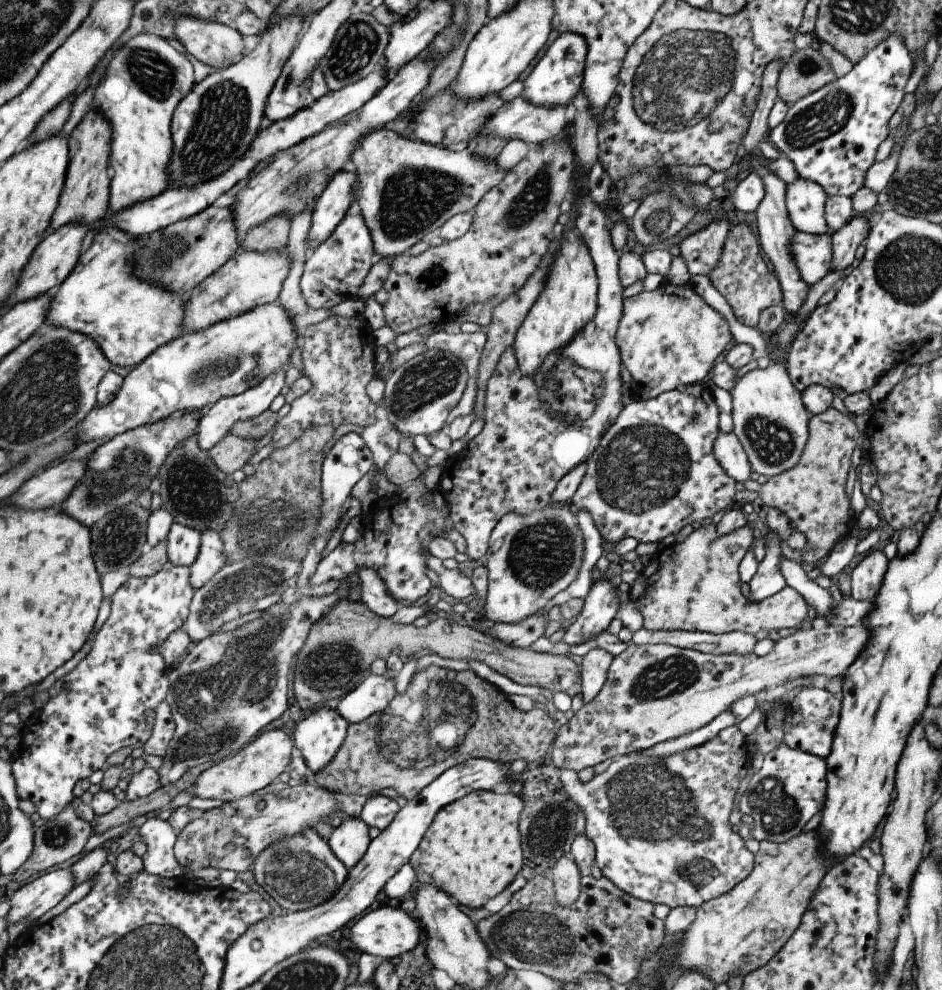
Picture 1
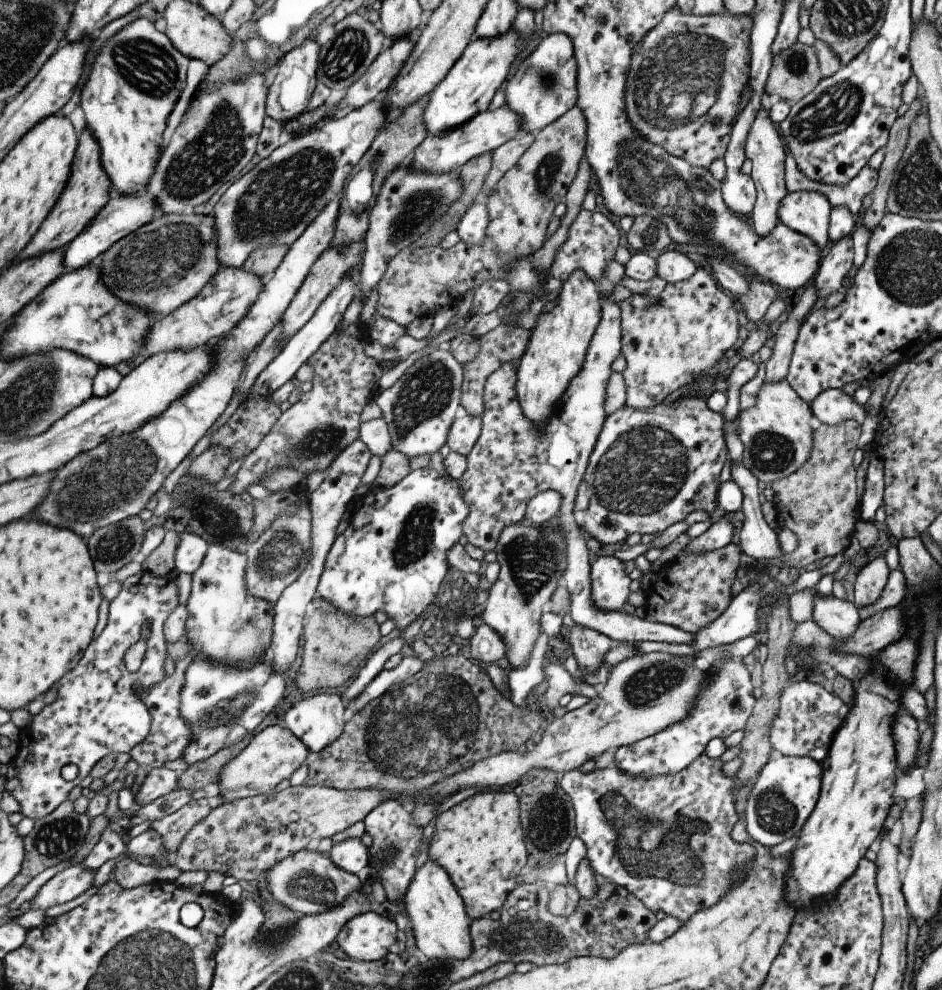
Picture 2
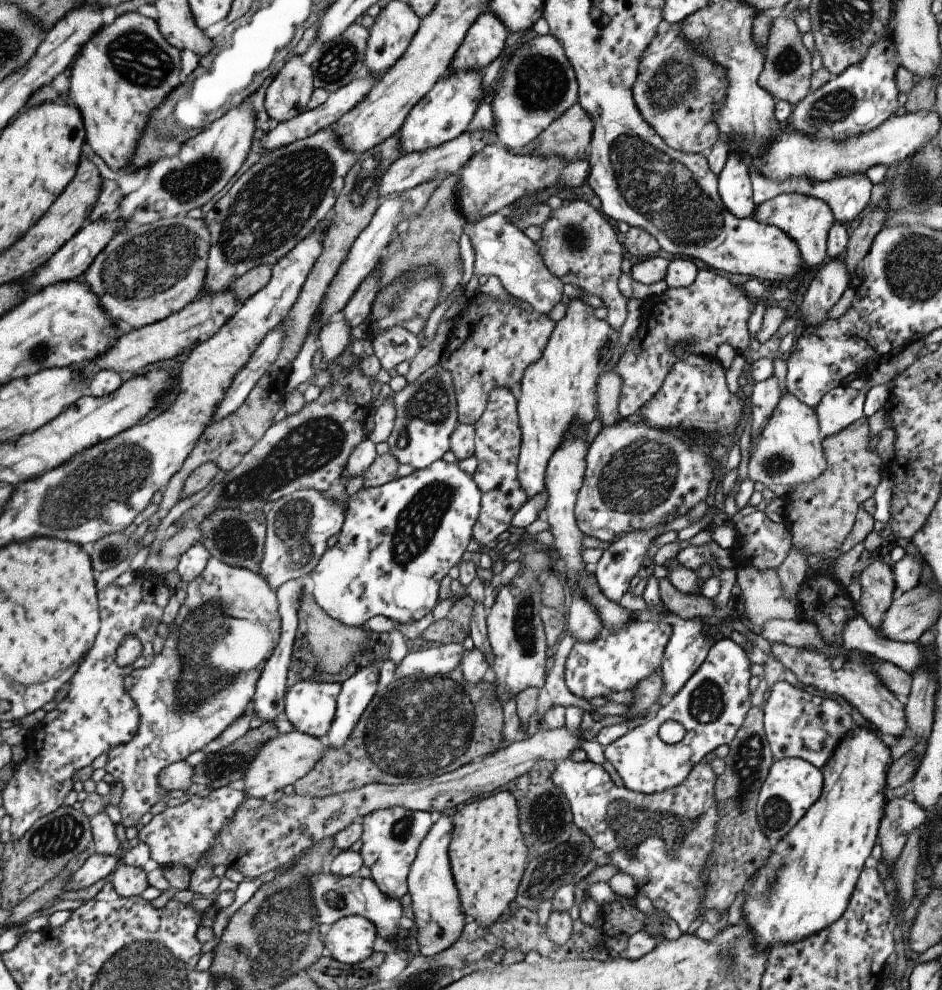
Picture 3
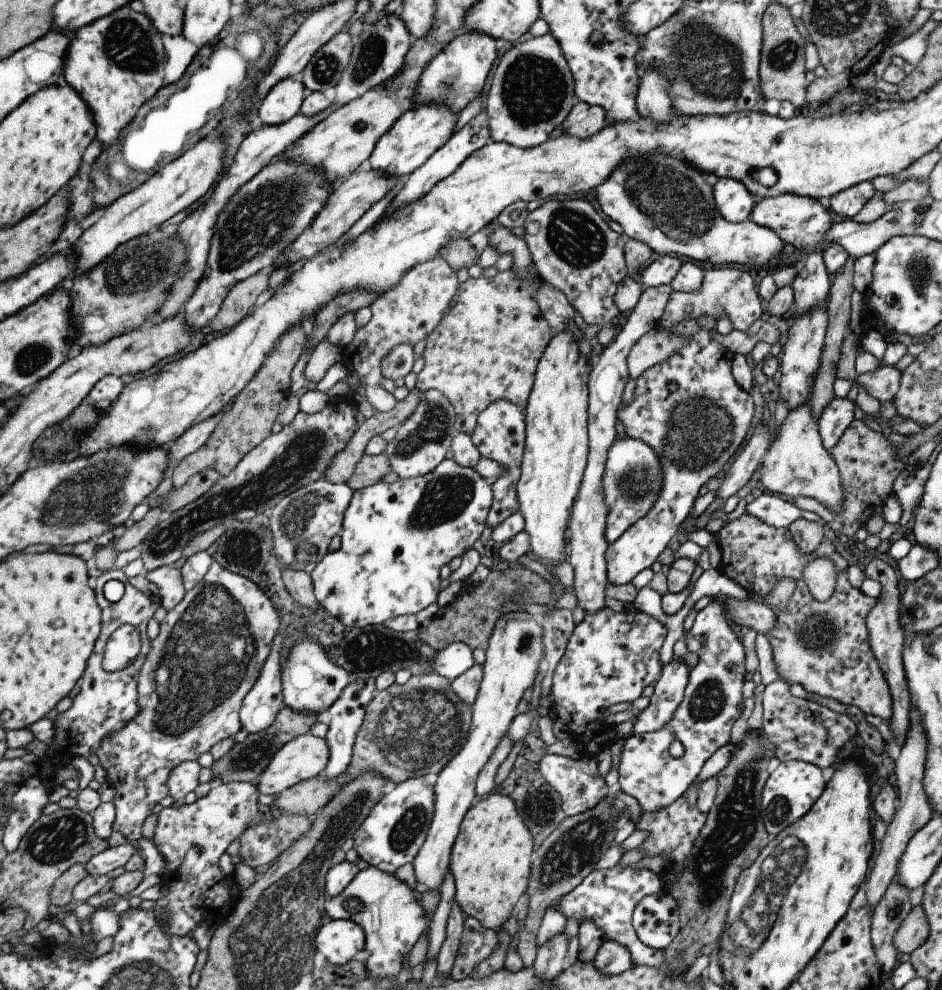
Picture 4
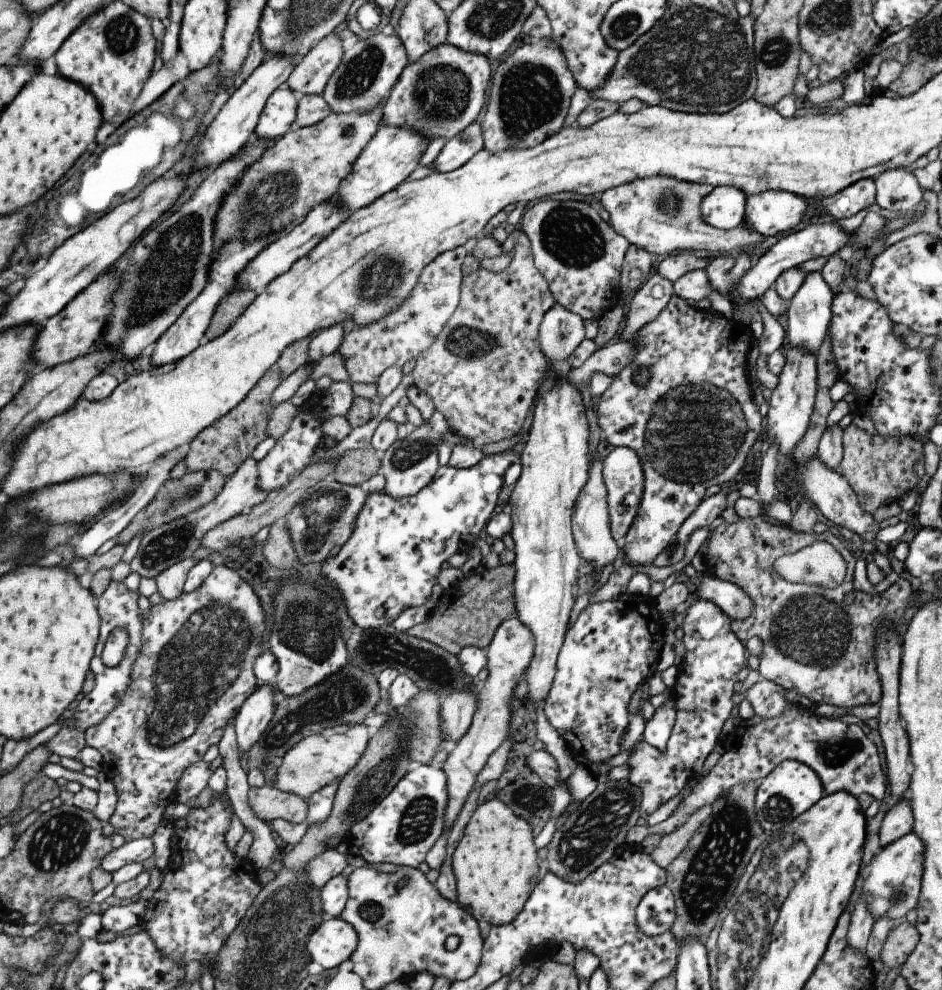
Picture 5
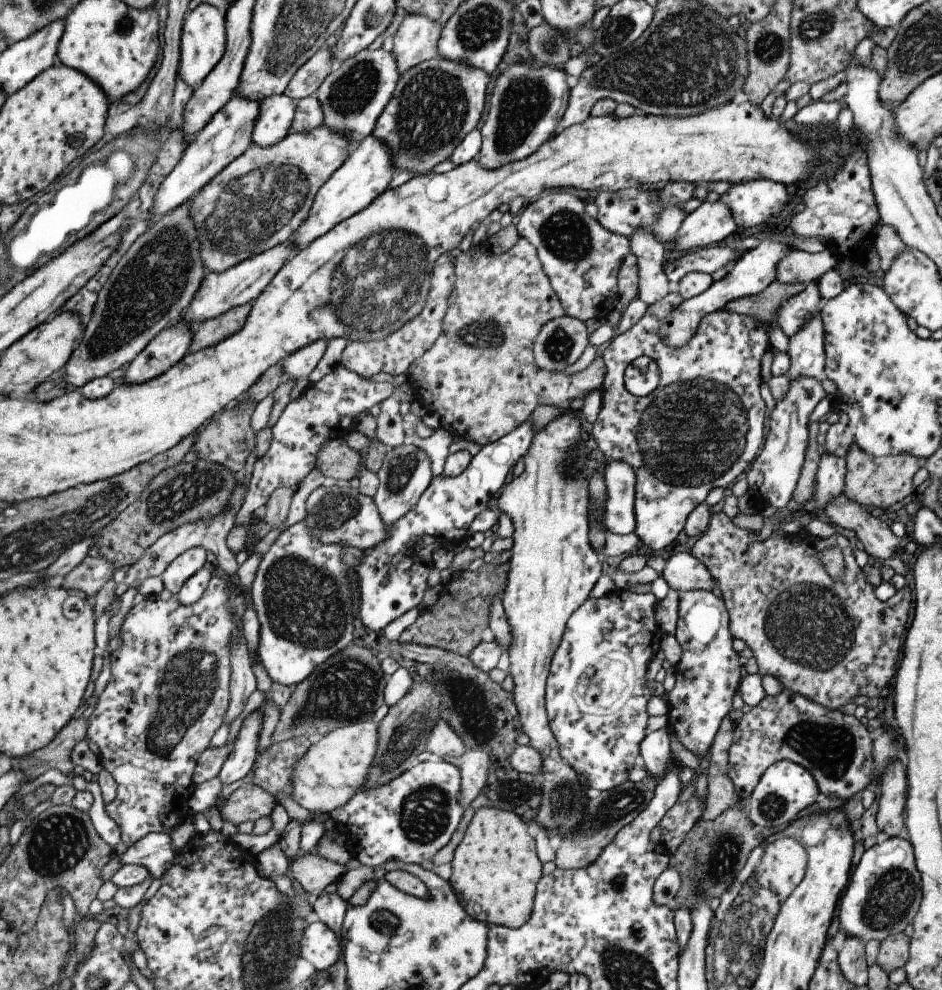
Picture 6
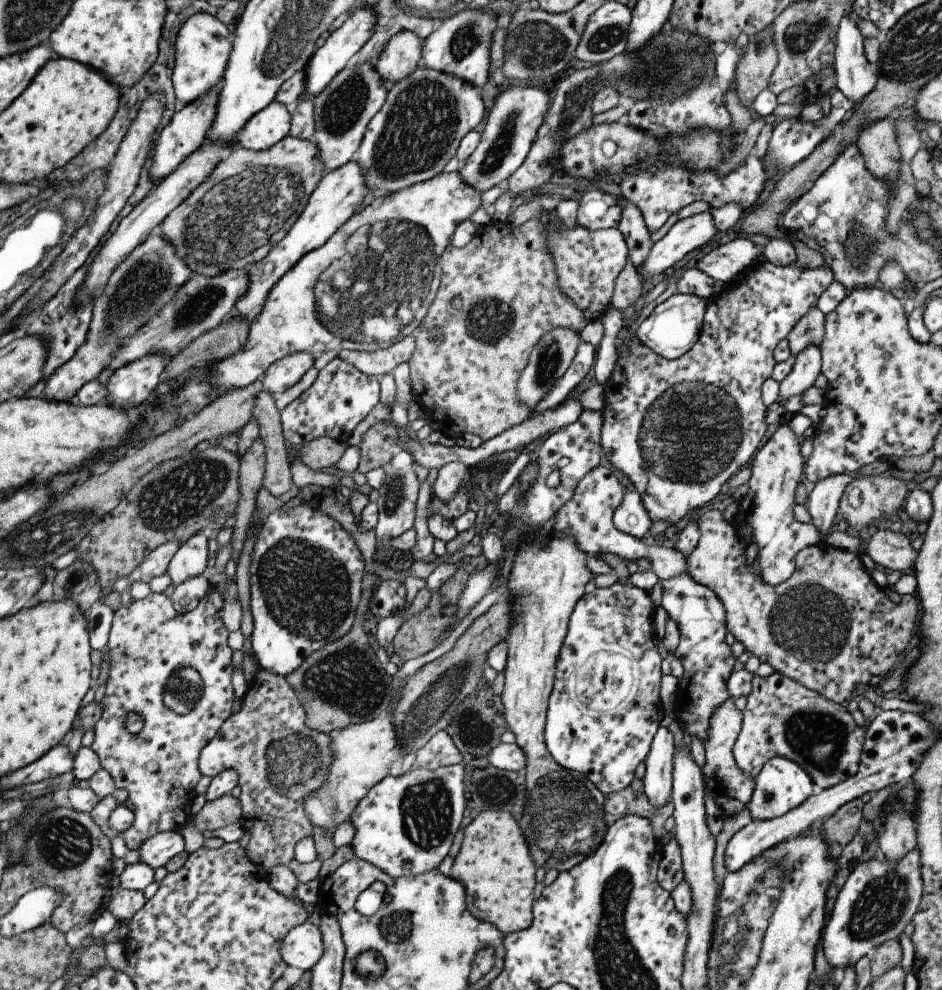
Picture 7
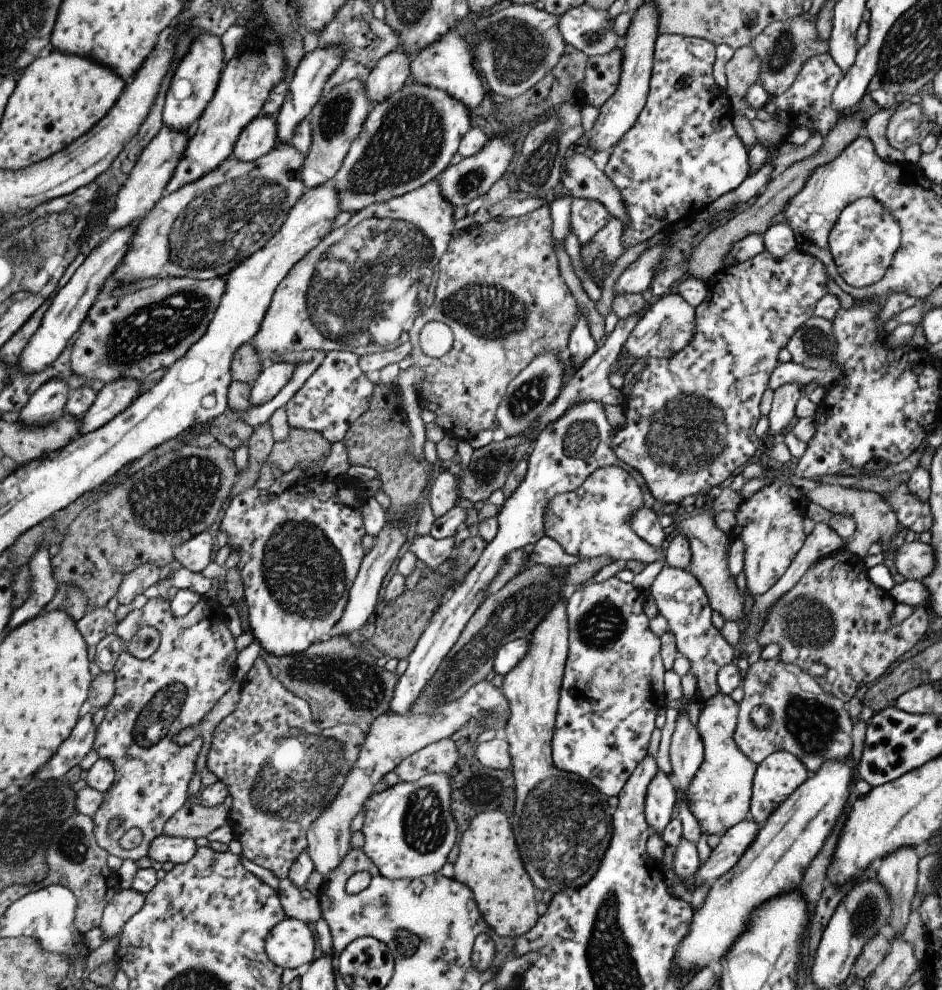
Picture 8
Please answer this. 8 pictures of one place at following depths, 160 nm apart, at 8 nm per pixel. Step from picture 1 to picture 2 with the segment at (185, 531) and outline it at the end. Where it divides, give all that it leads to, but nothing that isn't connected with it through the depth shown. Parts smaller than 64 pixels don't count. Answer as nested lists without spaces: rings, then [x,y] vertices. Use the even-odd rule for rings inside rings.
[[[181,531],[174,550],[174,568],[177,573],[191,574],[203,560],[207,543],[196,534]]]

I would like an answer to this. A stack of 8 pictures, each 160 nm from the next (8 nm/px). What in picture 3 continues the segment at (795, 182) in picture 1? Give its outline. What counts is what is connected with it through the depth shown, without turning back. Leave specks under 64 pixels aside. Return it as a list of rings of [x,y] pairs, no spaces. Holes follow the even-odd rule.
[[[781,193],[756,205],[751,216],[757,222],[776,226],[797,243],[804,271],[798,279],[801,283],[806,283],[813,271],[827,259],[826,236],[835,220],[828,204],[822,200],[799,193]]]

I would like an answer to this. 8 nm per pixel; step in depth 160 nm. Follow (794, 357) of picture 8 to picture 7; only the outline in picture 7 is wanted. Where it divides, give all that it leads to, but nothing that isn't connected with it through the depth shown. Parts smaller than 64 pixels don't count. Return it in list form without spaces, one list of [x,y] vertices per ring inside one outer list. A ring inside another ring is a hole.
[[[814,305],[807,314],[803,314],[799,318],[797,324],[793,324],[786,338],[789,351],[793,357],[807,346],[817,346],[819,348],[819,342],[823,338],[824,323],[825,315]]]

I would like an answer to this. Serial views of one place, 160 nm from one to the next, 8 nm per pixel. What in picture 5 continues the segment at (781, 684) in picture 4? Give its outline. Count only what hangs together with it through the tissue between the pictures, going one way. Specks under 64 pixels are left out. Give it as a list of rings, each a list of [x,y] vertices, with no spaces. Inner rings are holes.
[[[767,679],[756,682],[751,688],[742,692],[742,696],[751,704],[754,714],[766,719],[773,719],[781,715],[782,711],[785,711],[790,704],[791,706],[795,706],[795,704],[790,703],[786,699],[785,694],[786,690],[782,686],[776,685],[774,682],[768,681]]]

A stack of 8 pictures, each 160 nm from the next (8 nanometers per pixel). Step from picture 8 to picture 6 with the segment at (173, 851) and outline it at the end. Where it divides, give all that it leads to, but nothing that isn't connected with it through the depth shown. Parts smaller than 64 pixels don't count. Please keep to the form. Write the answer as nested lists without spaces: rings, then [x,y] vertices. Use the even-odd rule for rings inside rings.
[[[149,833],[128,846],[118,857],[122,865],[143,867],[149,877],[160,878],[173,864],[174,854],[168,833]]]

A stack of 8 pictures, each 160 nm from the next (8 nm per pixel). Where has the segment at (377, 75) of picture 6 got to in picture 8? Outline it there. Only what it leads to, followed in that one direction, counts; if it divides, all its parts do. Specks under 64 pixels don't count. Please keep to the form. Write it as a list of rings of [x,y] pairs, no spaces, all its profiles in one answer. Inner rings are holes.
[[[359,80],[343,82],[323,93],[309,116],[310,146],[301,164],[301,182],[308,190],[321,186],[335,175],[351,142],[360,134],[371,105],[365,98],[365,86]]]

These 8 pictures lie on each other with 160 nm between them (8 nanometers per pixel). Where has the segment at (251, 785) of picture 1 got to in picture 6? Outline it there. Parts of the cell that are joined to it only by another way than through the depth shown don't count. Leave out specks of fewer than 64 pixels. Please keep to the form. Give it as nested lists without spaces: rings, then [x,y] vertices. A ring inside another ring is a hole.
[[[371,721],[346,724],[314,739],[293,765],[290,780],[292,800],[311,813],[330,814],[333,809],[339,810],[360,790],[375,754],[377,741],[377,727]]]

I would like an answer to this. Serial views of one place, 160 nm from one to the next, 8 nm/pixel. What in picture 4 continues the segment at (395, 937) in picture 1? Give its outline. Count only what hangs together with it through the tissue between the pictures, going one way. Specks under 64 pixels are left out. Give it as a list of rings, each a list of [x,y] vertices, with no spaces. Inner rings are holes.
[[[331,919],[314,934],[315,951],[321,952],[327,963],[342,965],[364,948],[363,929],[349,919]]]

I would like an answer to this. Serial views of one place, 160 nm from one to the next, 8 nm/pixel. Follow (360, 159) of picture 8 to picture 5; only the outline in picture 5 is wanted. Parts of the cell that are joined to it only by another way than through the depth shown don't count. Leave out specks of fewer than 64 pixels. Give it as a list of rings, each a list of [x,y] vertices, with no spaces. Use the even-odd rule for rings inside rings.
[[[447,42],[424,52],[416,61],[408,62],[400,72],[397,82],[382,106],[382,126],[412,126],[414,131],[424,136],[428,144],[439,136],[444,136],[446,140],[454,137],[471,124],[481,110],[485,88],[492,75],[489,65],[489,59],[486,56],[458,49]]]

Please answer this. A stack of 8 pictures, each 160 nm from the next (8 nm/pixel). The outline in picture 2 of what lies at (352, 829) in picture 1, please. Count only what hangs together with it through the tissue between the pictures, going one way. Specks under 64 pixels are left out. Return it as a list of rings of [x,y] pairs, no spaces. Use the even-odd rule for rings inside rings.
[[[349,837],[333,843],[328,857],[335,866],[355,875],[366,866],[368,850],[357,837]]]

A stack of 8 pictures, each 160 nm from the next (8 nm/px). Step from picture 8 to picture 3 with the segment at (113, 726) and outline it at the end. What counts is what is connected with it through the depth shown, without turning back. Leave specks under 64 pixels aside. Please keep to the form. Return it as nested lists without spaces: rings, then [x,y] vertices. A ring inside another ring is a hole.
[[[215,557],[207,559],[205,568],[193,580],[185,584],[183,588],[185,591],[185,598],[179,612],[173,619],[173,622],[168,627],[167,639],[163,641],[163,649],[159,655],[153,657],[151,664],[142,669],[135,669],[129,672],[129,676],[125,678],[124,687],[128,697],[136,704],[139,713],[139,724],[135,735],[132,736],[125,744],[110,748],[107,752],[108,762],[104,766],[104,772],[111,774],[115,782],[121,782],[123,785],[123,793],[118,804],[120,810],[121,820],[116,824],[122,824],[127,830],[130,830],[145,814],[145,812],[152,812],[151,810],[161,805],[167,798],[165,792],[158,783],[161,769],[167,765],[177,761],[183,761],[186,756],[195,750],[202,750],[202,748],[217,738],[227,725],[230,725],[244,710],[249,706],[249,702],[254,693],[254,684],[259,676],[259,673],[264,668],[266,660],[271,656],[273,648],[277,644],[280,633],[280,618],[277,612],[278,602],[275,592],[273,592],[267,583],[253,571],[241,566],[231,566],[217,560]]]

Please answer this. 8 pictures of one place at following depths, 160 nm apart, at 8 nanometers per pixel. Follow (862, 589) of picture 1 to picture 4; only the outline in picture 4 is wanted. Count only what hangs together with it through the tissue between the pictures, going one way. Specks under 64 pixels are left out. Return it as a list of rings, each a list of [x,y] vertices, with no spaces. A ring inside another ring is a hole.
[[[879,559],[868,560],[864,566],[861,566],[865,578],[871,578],[875,582],[879,582],[880,591],[878,593],[877,602],[872,606],[872,609],[866,614],[865,626],[868,632],[868,643],[881,669],[885,682],[887,683],[890,697],[892,700],[891,716],[887,720],[887,725],[892,731],[892,738],[894,742],[898,742],[899,738],[903,738],[907,724],[909,724],[909,692],[907,692],[907,684],[905,684],[905,677],[903,676],[902,667],[902,646],[905,632],[898,625],[899,613],[899,592],[897,591],[897,576],[885,561]]]

